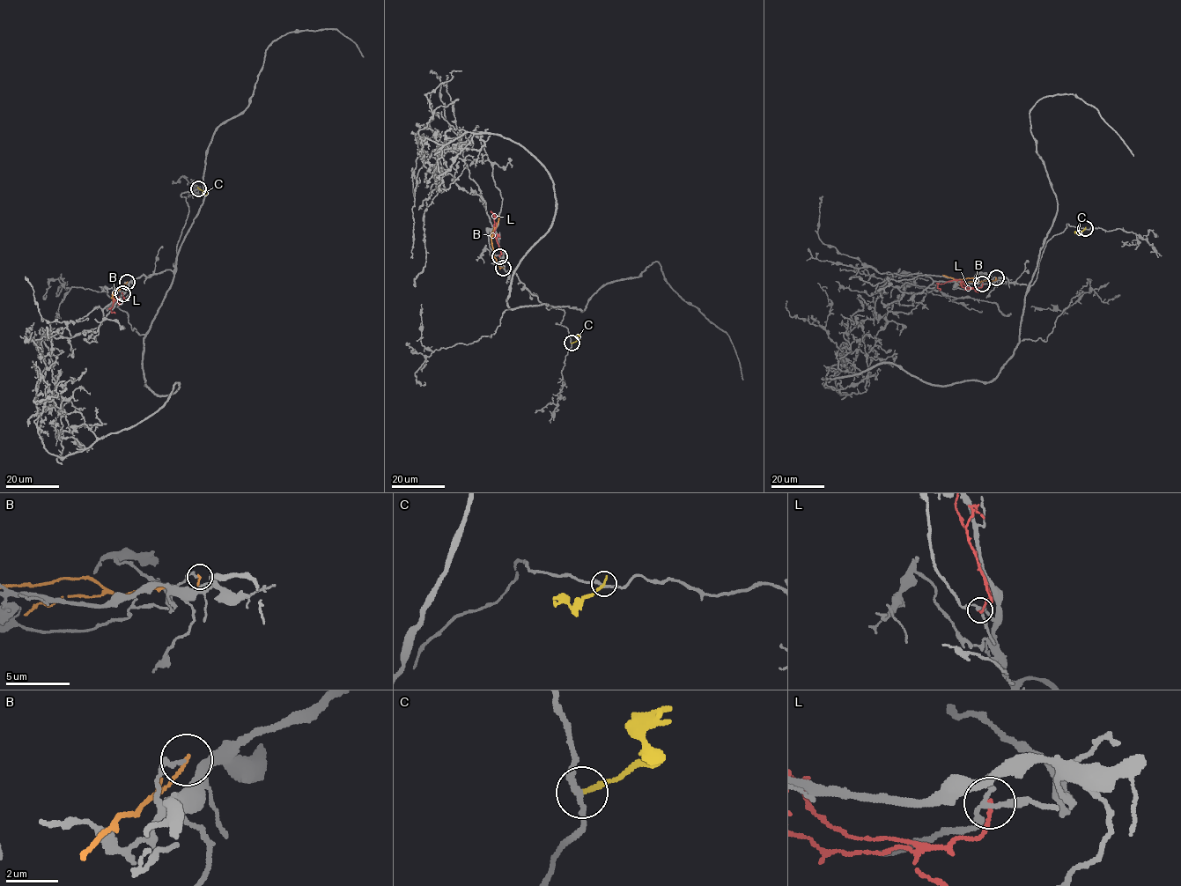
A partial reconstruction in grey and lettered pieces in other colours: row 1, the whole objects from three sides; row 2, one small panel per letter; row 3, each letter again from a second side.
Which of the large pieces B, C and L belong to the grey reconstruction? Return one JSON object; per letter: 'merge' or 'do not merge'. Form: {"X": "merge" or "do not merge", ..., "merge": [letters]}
{"B": "do not merge", "C": "do not merge", "L": "do not merge", "merge": []}

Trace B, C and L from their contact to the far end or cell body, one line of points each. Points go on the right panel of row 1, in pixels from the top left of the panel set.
B: (996, 277), (992, 281), (977, 281), (973, 278), (953, 278), (942, 275)
C: (1085, 229), (1073, 232)
L: (982, 284), (980, 287), (967, 287), (961, 280), (953, 279), (938, 284), (940, 291)

